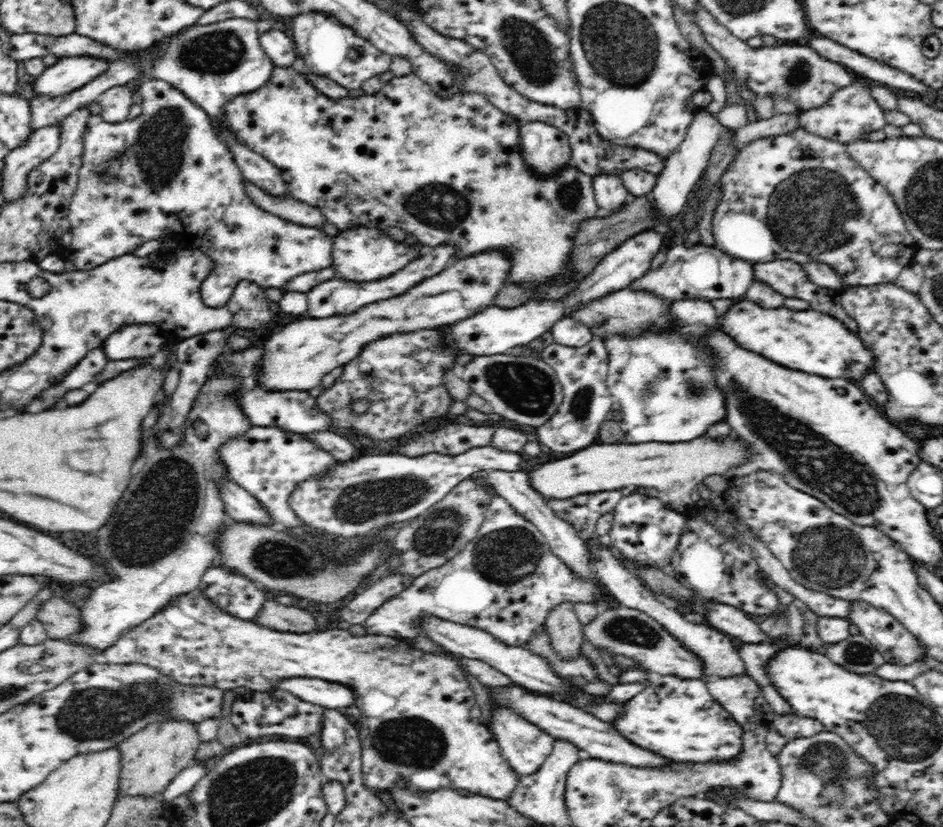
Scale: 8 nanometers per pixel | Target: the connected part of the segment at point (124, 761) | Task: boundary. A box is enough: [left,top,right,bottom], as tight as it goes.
[117,720,200,798]

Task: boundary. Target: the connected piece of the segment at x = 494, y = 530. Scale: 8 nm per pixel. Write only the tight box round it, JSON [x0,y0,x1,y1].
[364,496,614,646]

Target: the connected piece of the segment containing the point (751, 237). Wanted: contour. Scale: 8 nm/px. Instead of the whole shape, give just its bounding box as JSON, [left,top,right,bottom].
[711,128,919,287]

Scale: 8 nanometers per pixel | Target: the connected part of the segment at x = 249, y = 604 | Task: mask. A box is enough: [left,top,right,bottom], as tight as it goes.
[199,564,266,621]

